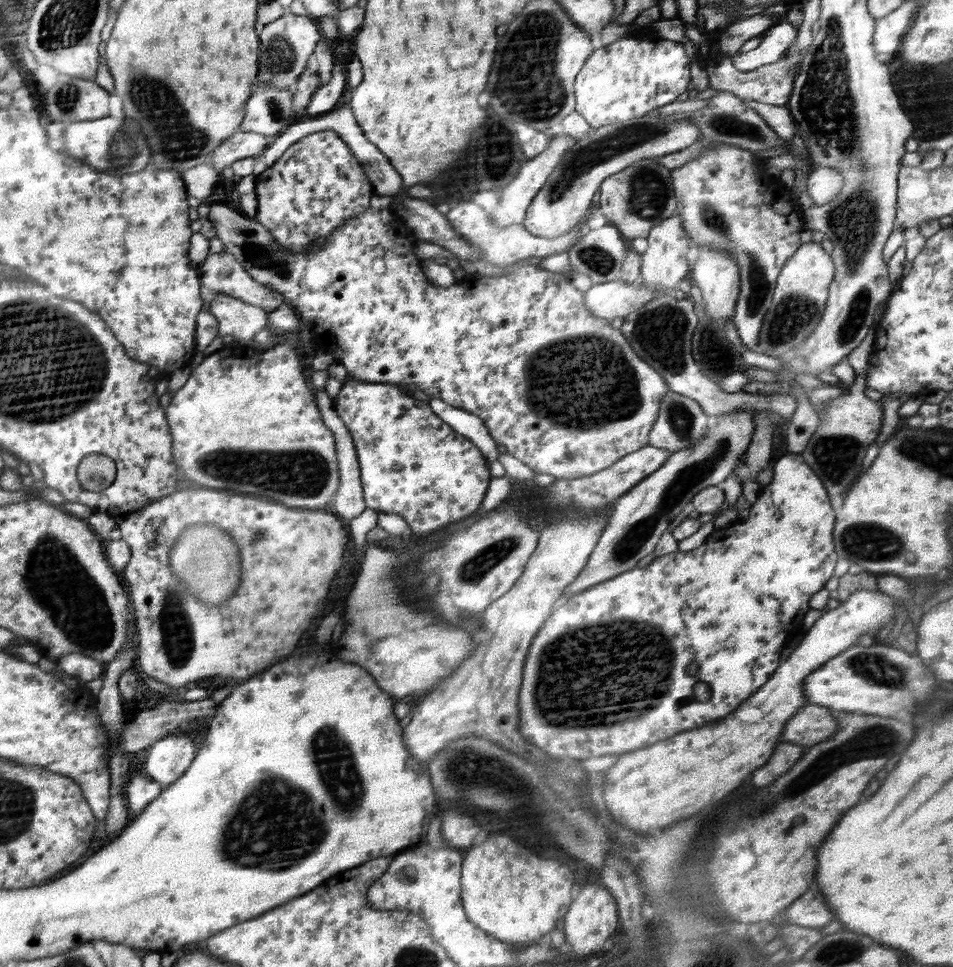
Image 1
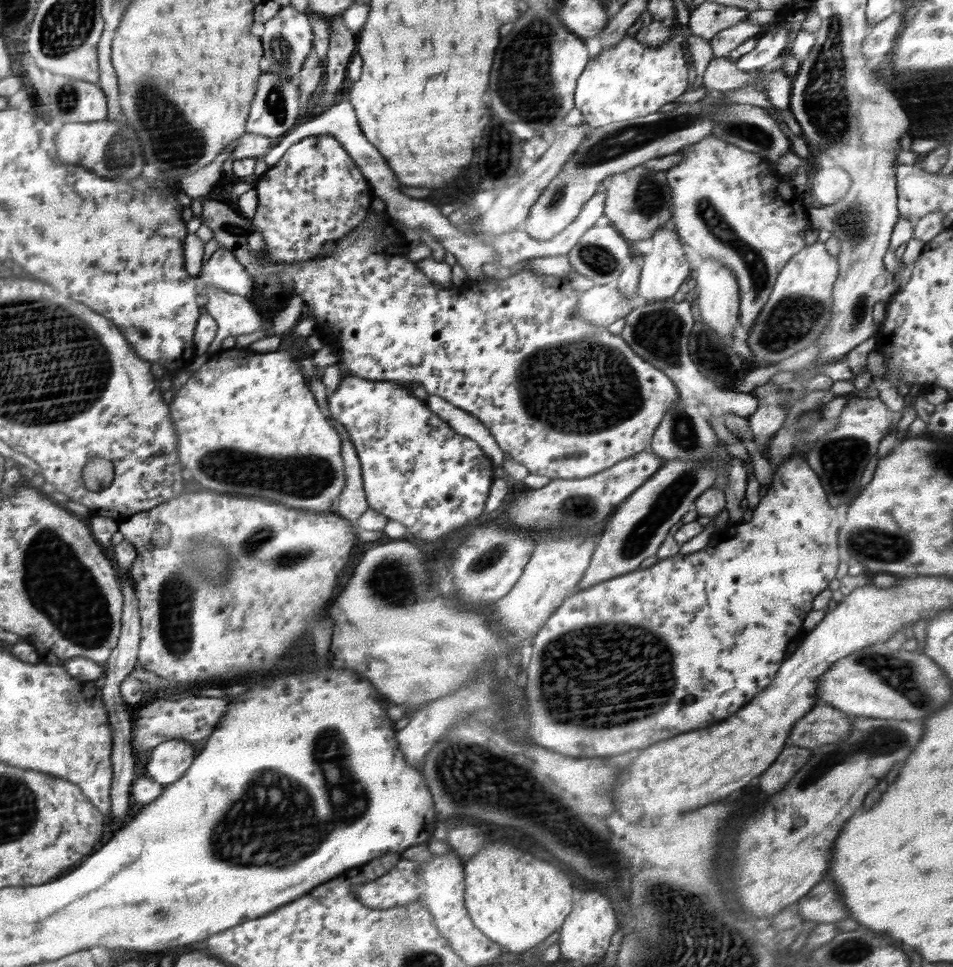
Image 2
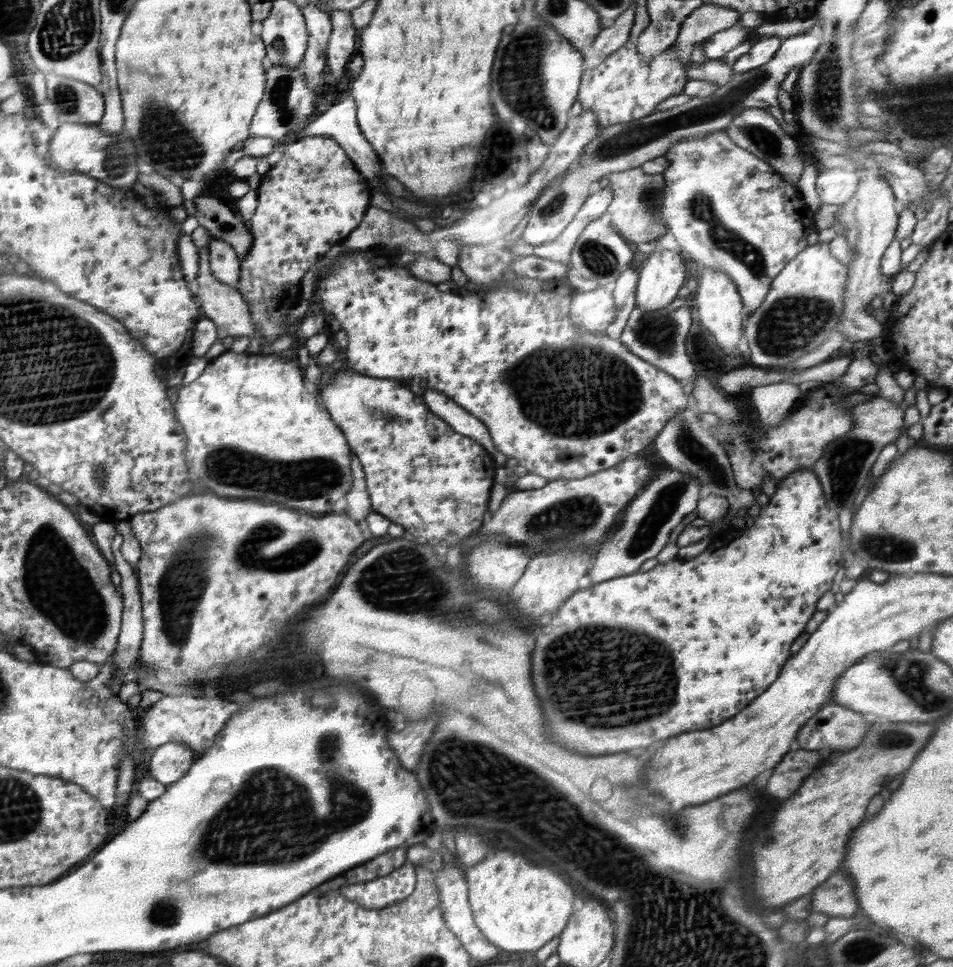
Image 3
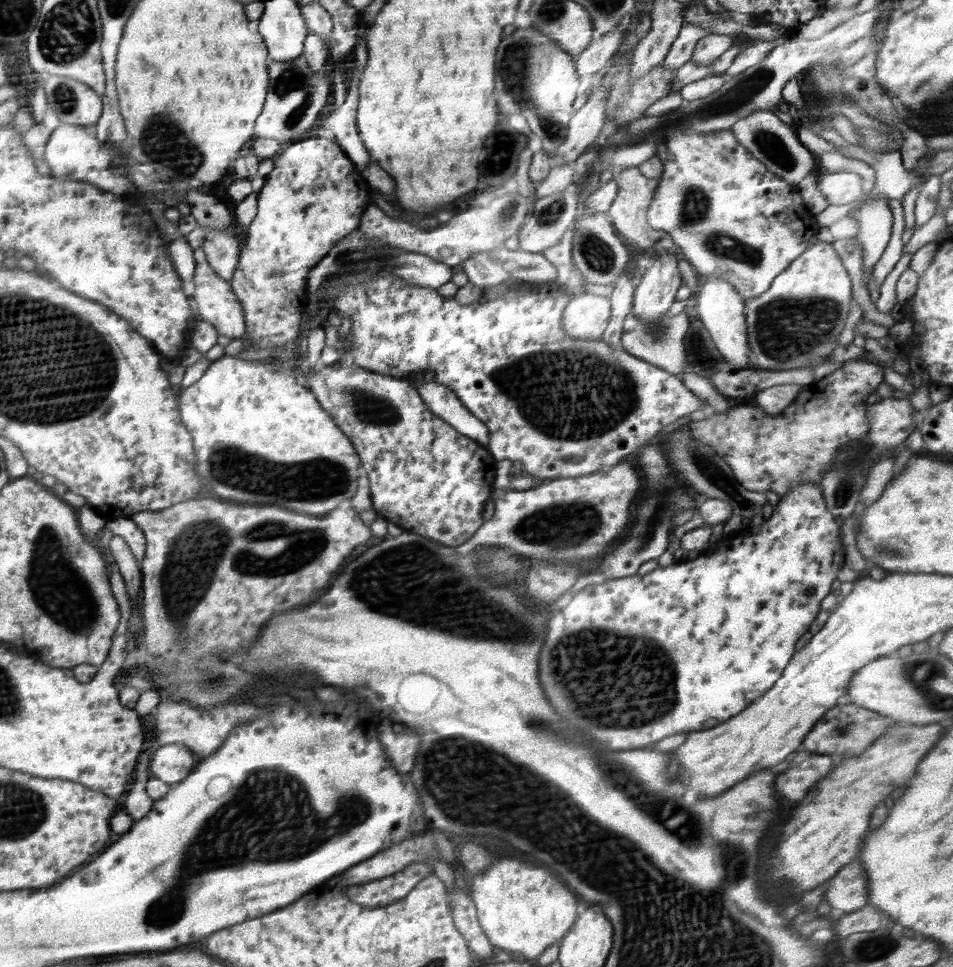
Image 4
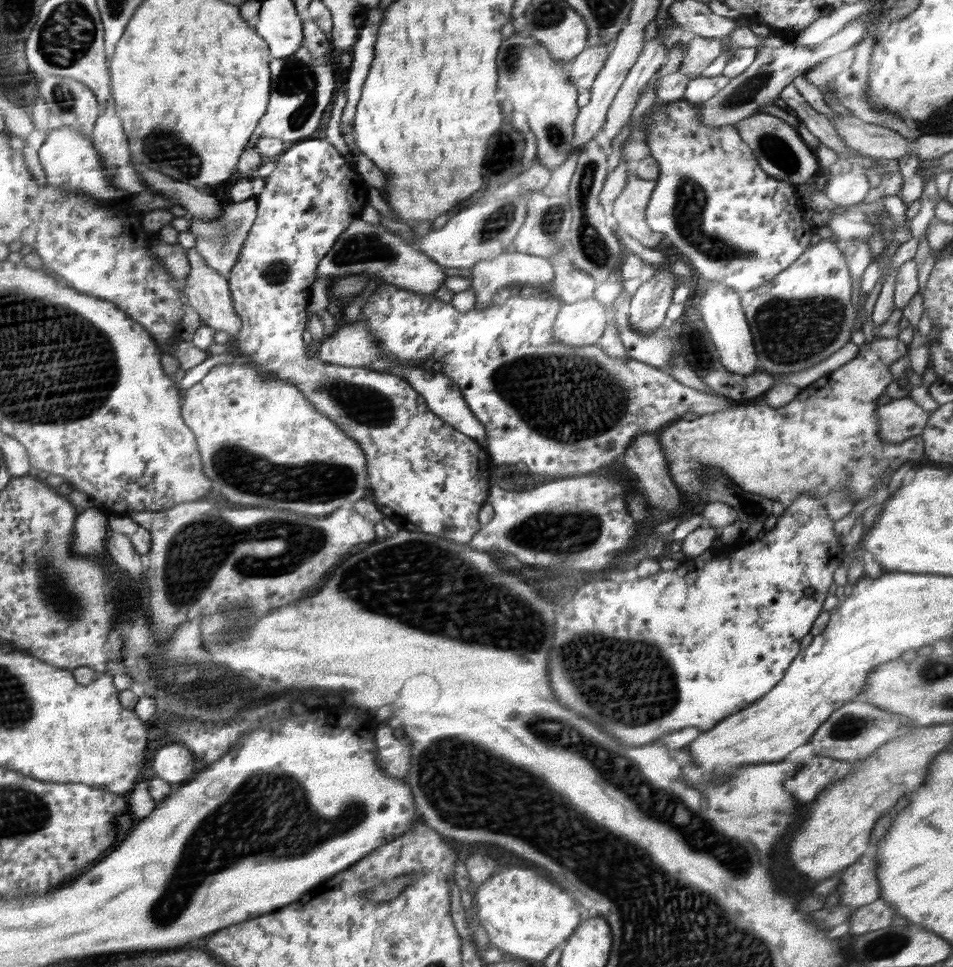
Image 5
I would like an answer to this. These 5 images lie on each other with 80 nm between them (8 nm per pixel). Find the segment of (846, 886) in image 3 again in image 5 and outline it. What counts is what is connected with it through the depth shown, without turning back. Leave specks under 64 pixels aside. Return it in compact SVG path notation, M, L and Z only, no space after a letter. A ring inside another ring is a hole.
M862 856L854 868L846 868L840 880L840 905L848 905L857 909L870 902L874 902L880 896L878 878L876 878L876 866L878 862L872 856Z

